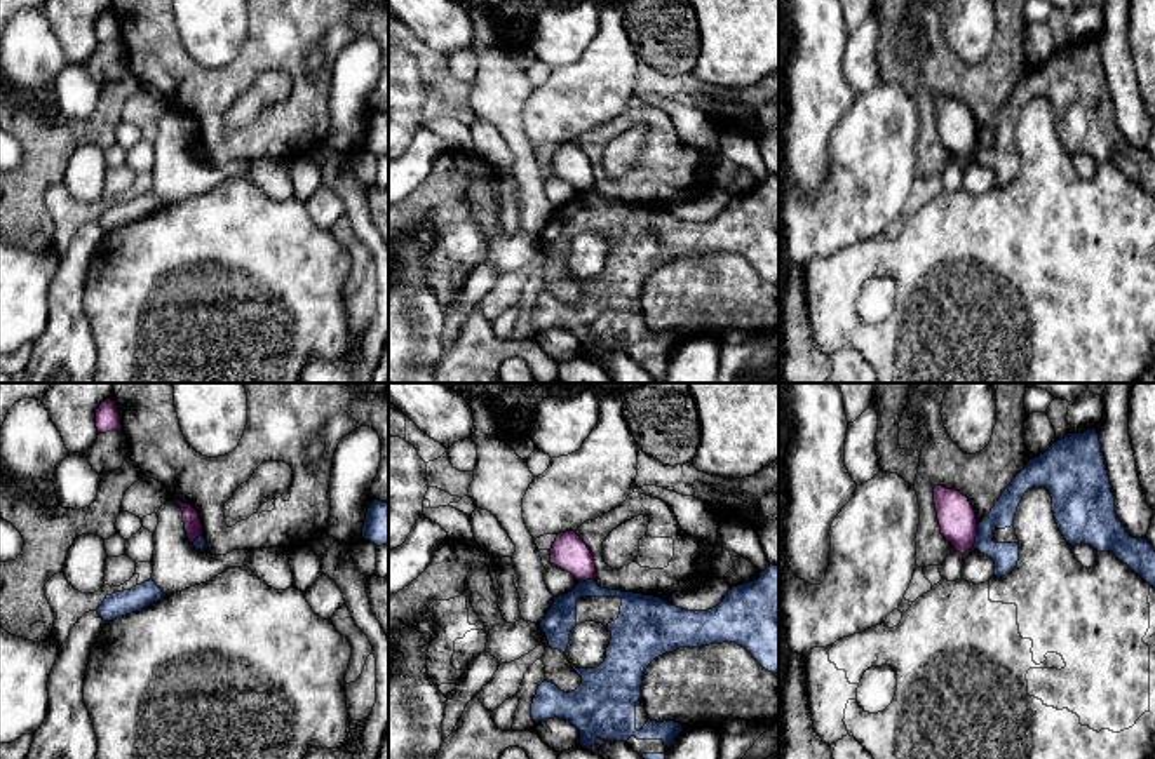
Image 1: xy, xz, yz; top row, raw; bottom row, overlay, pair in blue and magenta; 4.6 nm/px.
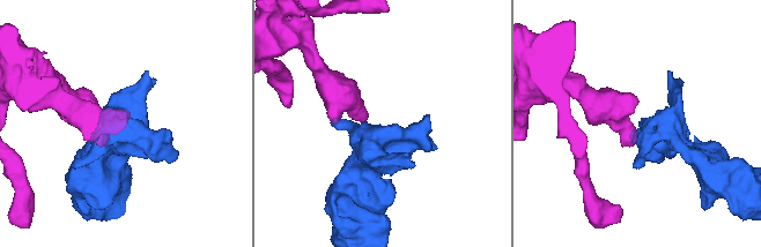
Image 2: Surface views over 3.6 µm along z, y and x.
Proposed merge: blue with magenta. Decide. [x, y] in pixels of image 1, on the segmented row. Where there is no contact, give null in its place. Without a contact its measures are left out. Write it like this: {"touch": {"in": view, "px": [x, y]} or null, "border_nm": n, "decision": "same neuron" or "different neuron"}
{"touch": {"in": "yz", "px": [976, 537]}, "border_nm": 120, "decision": "different neuron"}

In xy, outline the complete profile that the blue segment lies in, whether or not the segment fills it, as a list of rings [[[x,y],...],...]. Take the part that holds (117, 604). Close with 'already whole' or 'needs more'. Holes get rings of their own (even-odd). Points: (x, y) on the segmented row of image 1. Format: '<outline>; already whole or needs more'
[[[150,578],[148,581],[136,585],[131,590],[115,592],[111,595],[106,595],[103,604],[98,608],[98,615],[105,621],[111,621],[120,616],[136,613],[136,611],[160,601],[164,595],[165,594]]]; already whole

